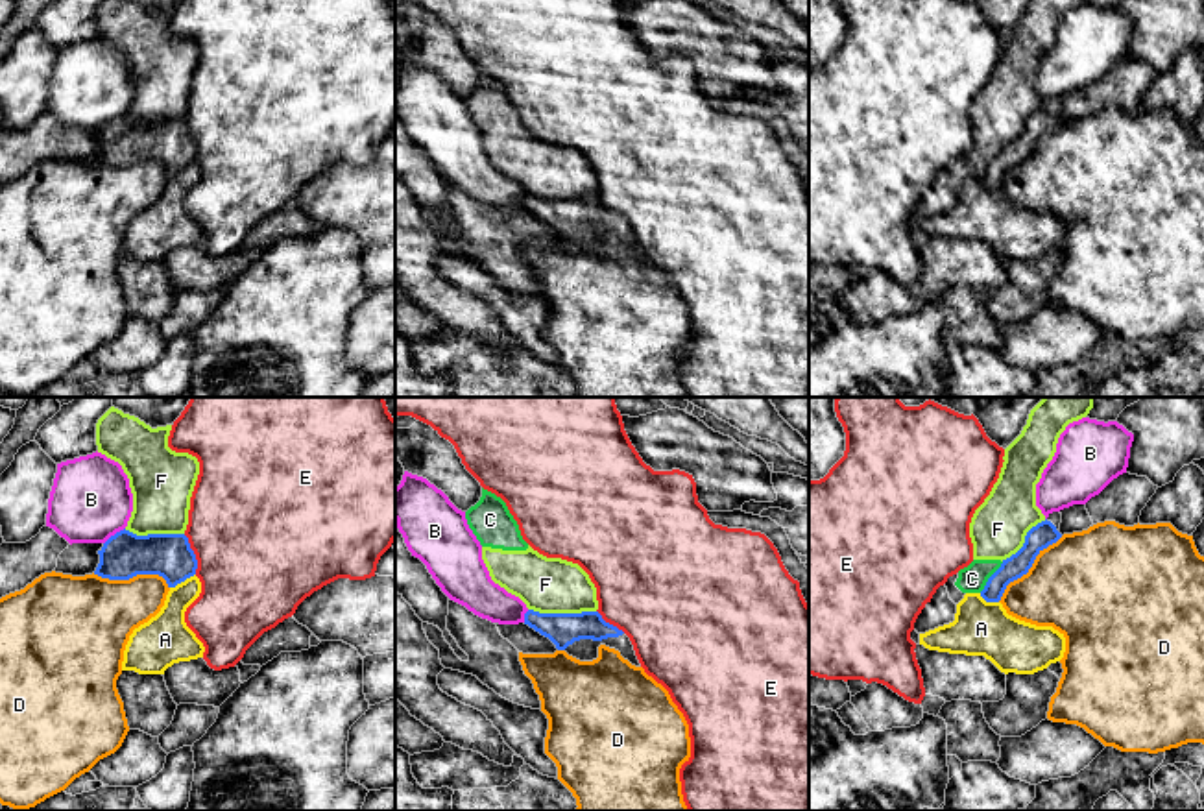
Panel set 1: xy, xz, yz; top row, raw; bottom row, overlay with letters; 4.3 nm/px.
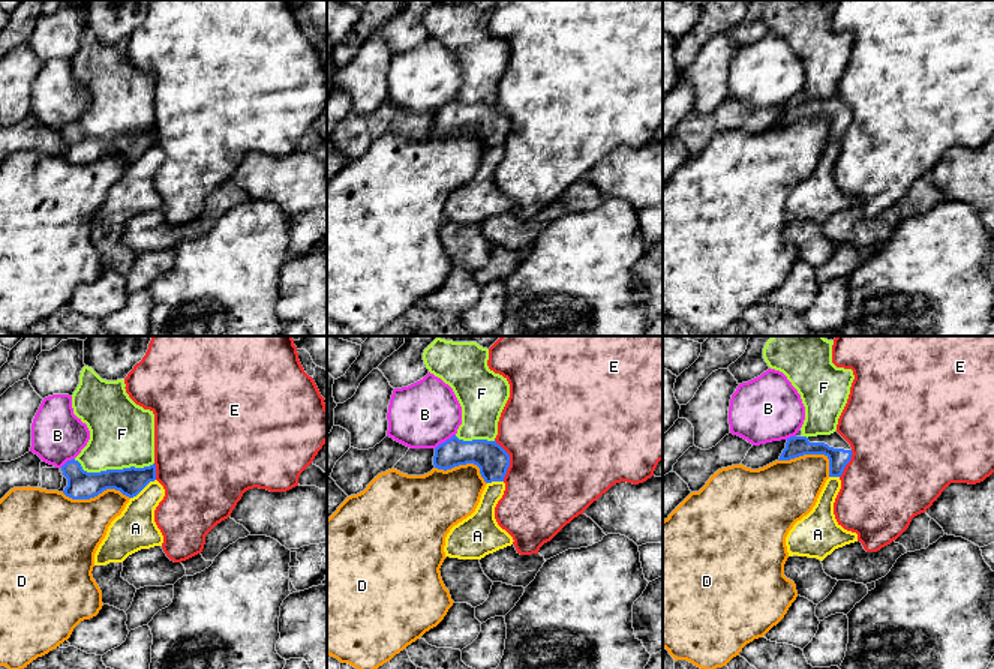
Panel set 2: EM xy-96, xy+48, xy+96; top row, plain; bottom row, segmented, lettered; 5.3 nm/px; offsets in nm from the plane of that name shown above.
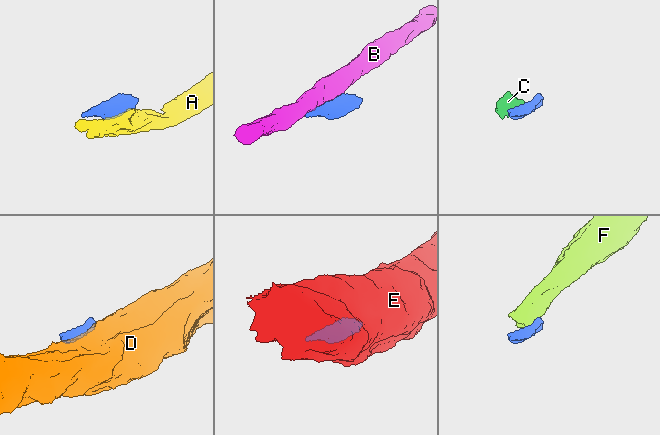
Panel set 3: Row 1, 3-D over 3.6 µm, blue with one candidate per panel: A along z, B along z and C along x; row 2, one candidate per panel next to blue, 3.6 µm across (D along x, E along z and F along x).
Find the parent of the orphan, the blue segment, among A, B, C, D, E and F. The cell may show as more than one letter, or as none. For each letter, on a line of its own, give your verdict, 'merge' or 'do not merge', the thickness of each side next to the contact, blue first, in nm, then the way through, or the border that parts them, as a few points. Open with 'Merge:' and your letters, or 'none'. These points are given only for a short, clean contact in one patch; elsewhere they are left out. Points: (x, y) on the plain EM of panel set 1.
Merge: none
A: do not merge; calibres 190 and 200 nm
B: do not merge; calibres 200 and 360 nm
C: do not merge; calibres 100 and 120 nm
D: do not merge; calibres 110 and 440 nm
E: do not merge; calibres 190 and 500 nm; border xy (183, 121), (194, 141), (196, 159)
F: do not merge; calibres 140 and 240 nm

